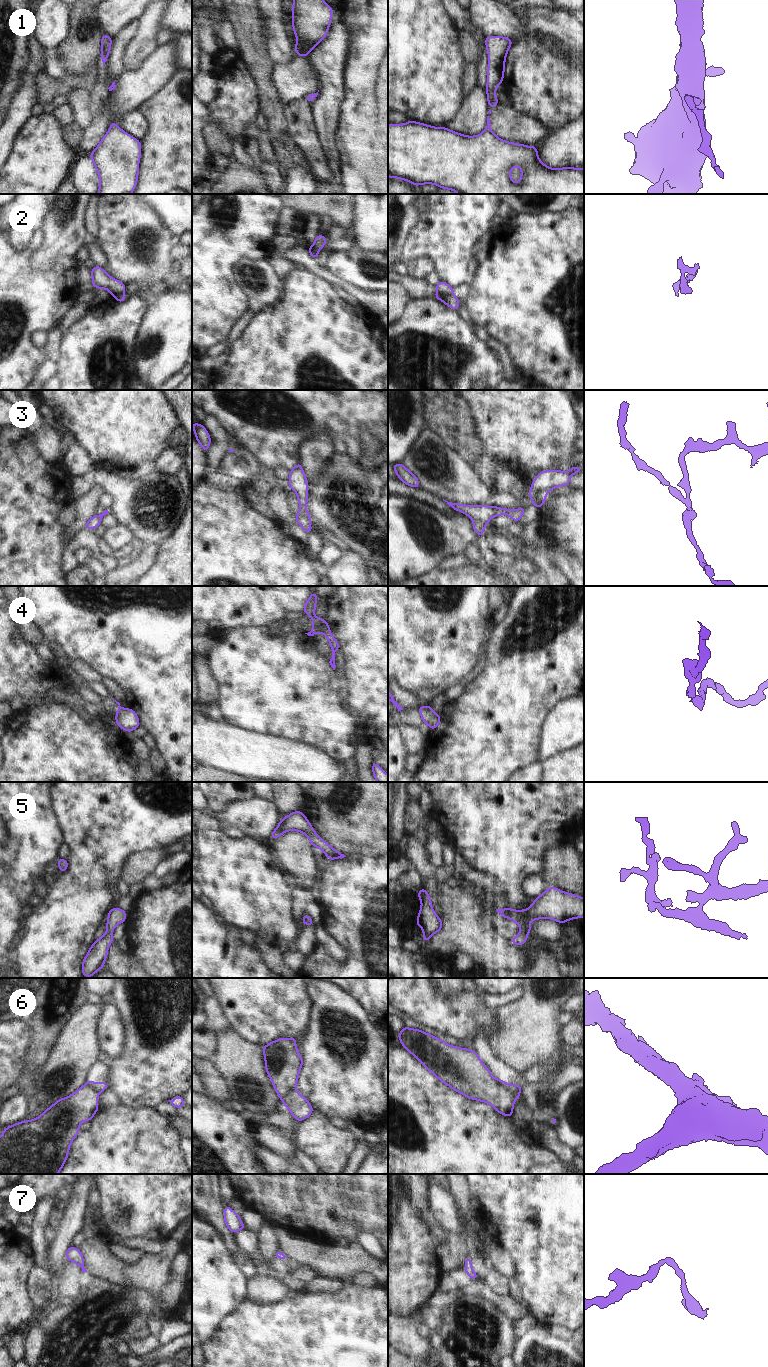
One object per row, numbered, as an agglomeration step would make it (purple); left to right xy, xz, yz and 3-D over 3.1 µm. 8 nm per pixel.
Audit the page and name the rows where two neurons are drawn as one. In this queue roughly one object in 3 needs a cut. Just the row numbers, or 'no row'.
2, 3, 4, 6

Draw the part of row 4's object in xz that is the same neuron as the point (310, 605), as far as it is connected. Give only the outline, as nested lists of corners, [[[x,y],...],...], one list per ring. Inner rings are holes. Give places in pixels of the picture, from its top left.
[[[314,591],[311,592],[310,598],[305,602],[303,613],[308,614],[312,619],[315,617],[316,601],[319,597]]]

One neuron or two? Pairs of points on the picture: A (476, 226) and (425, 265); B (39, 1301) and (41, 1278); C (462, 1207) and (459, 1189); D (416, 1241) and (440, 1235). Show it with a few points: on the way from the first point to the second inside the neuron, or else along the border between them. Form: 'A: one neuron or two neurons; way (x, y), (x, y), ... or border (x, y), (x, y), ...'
A: two neurons; border (408, 264), (427, 257), (434, 271)
B: one neuron; way (40, 1295), (41, 1284)
C: one neuron; way (462, 1203), (461, 1193)
D: two neurons; border (421, 1216), (435, 1245)

